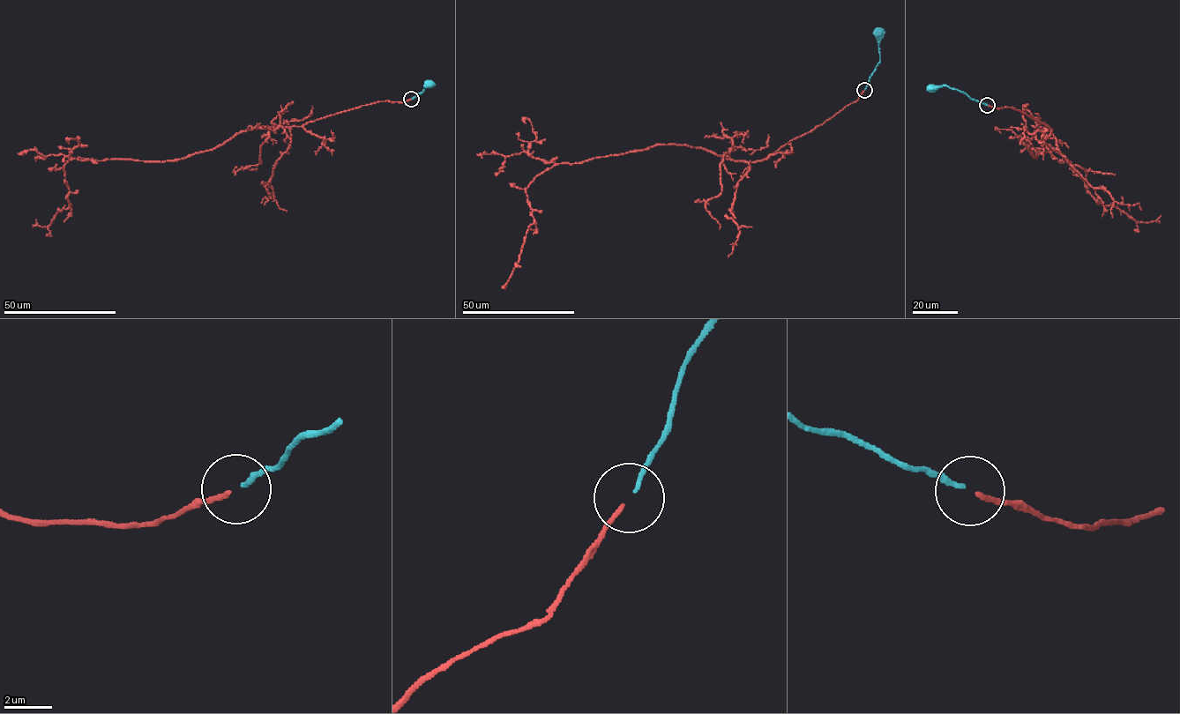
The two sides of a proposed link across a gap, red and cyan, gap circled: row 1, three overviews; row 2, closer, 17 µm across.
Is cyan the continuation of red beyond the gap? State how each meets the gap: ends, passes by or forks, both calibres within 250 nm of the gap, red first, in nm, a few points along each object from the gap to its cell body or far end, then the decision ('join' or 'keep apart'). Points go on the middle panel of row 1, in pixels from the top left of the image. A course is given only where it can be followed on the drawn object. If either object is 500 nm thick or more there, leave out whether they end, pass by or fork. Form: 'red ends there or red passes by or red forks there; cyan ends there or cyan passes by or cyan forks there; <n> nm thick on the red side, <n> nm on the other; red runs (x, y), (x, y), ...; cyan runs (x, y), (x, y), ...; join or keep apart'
red ends there; cyan ends there; 190 nm thick on the red side, 180 nm on the other; red runs (864, 91), (759, 161), (671, 145), (556, 164), (525, 190), (533, 222), (504, 289); cyan runs (865, 89), (879, 61), (879, 33); join

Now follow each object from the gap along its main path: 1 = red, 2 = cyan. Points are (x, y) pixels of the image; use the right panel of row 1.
1: (988, 106), (1052, 130), (1034, 132), (1028, 150), (1063, 153), (1099, 204), (1138, 222), (1161, 215)
2: (987, 105), (946, 85), (932, 89)

